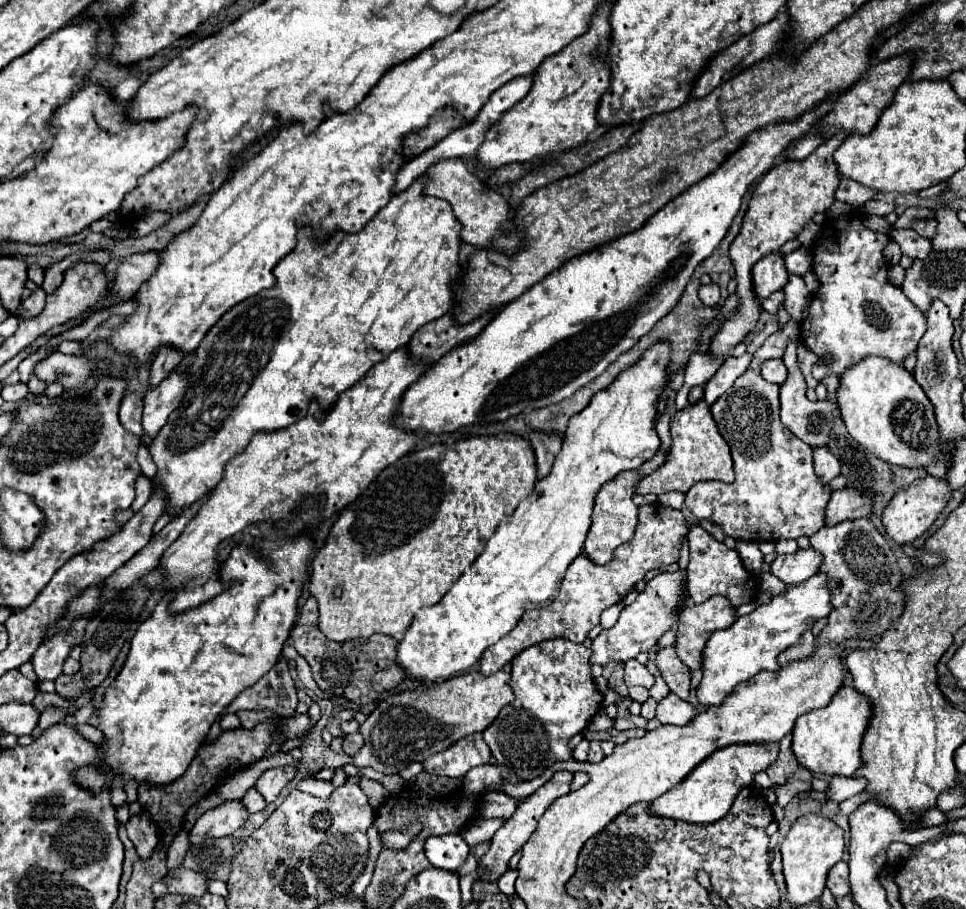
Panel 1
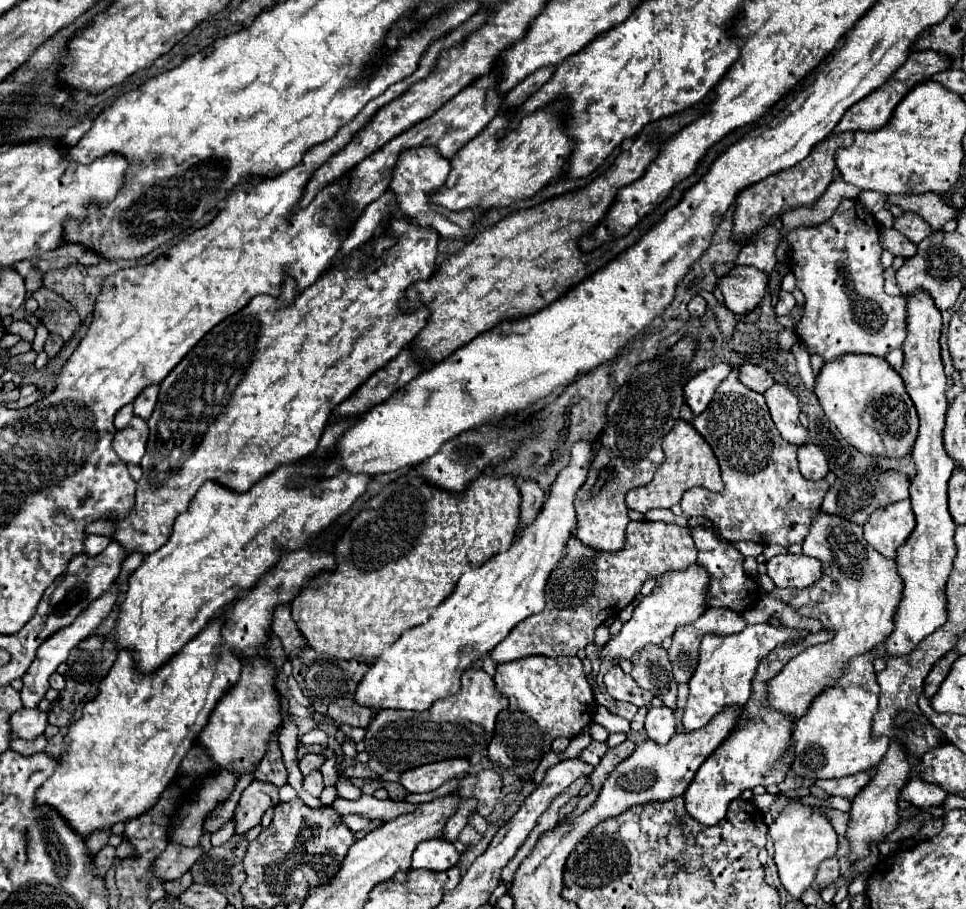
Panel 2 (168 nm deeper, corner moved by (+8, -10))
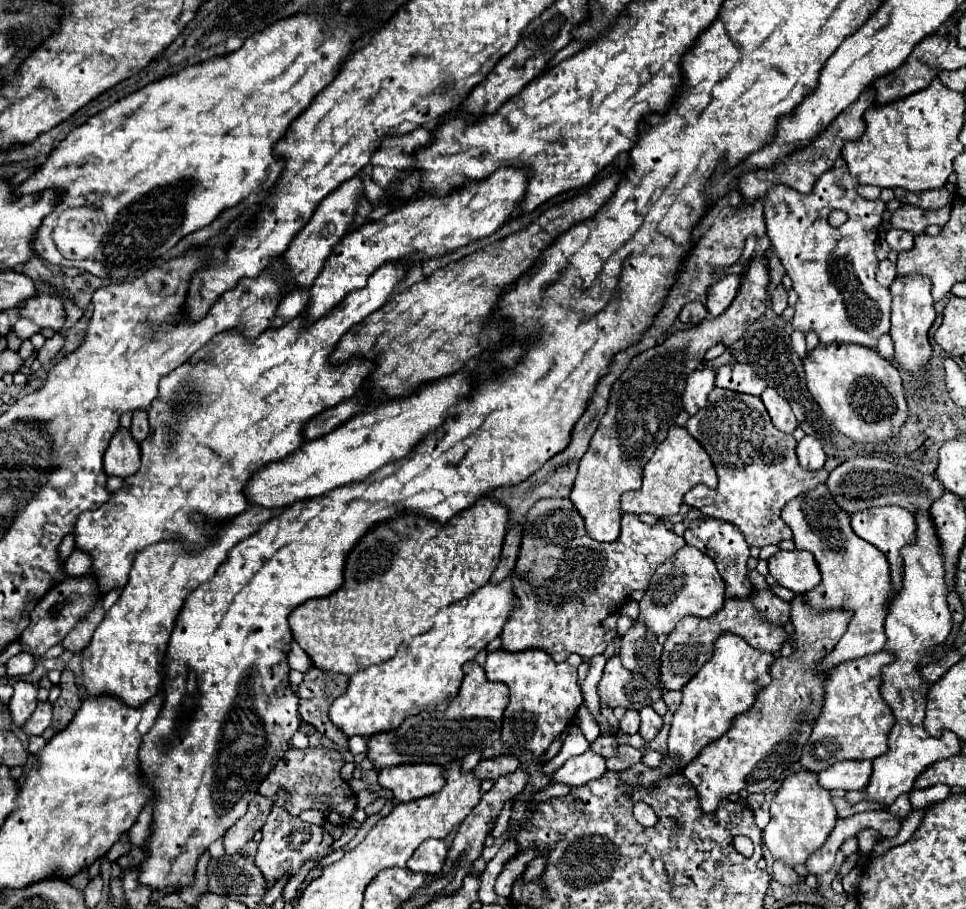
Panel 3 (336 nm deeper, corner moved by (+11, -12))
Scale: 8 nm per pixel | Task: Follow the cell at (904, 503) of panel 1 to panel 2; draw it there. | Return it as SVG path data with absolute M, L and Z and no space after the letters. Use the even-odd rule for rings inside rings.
M910 500L888 504L872 512L862 528L864 538L872 548L876 548L886 558L894 558L896 548L904 544L914 530L914 512Z

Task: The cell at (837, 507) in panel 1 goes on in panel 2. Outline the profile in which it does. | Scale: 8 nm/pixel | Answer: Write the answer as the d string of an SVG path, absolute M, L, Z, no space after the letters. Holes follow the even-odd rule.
M870 466L868 470L852 470L852 472L846 472L844 476L840 476L830 486L830 490L824 496L822 510L842 516L842 518L862 526L874 510L908 498L908 488L910 488L908 476L902 472L896 472L896 470L880 470L878 466Z

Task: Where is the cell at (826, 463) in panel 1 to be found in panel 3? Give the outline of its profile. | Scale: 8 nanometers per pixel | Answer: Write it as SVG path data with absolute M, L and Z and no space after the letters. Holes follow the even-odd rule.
M805 436L799 444L797 444L797 460L799 460L799 466L803 470L821 470L827 456L823 452L823 446L817 438L813 436Z

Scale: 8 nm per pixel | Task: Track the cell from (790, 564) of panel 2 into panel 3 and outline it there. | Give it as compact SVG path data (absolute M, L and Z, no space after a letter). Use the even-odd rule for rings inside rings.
M805 550L777 552L773 558L769 558L769 574L781 586L793 590L795 594L811 590L821 582L821 576L817 572L817 562L813 554Z

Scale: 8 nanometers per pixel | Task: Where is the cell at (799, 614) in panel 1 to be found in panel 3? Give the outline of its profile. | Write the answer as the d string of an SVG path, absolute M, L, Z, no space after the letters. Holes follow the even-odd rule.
M725 632L715 640L713 656L703 664L693 680L681 690L683 700L679 710L673 714L671 732L669 732L669 752L681 756L683 764L691 762L703 746L721 738L733 718L753 706L755 692L761 686L769 684L769 666L775 662L773 652L757 650L737 634Z

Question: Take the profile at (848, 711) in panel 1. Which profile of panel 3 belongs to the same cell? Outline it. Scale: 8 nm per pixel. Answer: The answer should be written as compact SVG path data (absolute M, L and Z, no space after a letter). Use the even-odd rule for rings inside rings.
M881 650L861 660L841 662L825 678L823 708L813 724L813 732L801 754L801 768L821 772L833 762L843 760L875 760L887 752L887 734L893 726L893 714L879 694L881 668L893 662L893 654Z

